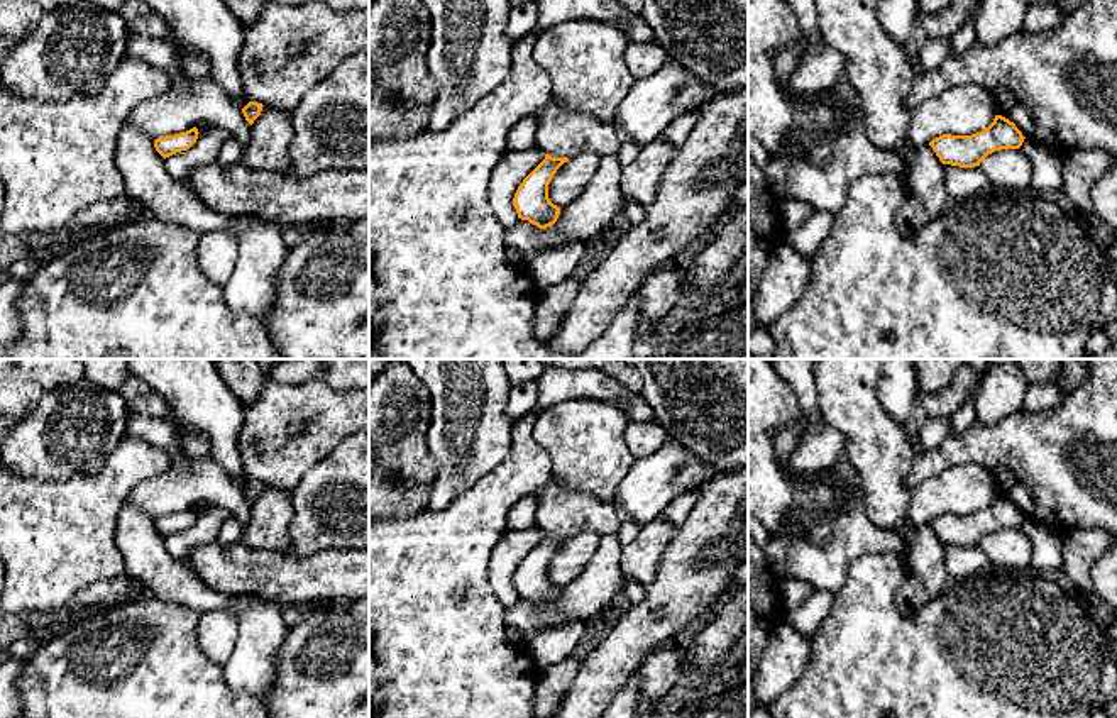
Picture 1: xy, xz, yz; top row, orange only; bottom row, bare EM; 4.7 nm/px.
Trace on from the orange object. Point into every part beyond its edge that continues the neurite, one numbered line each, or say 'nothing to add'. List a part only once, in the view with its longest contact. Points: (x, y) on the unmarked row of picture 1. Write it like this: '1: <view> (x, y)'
1: xz (572, 556)

